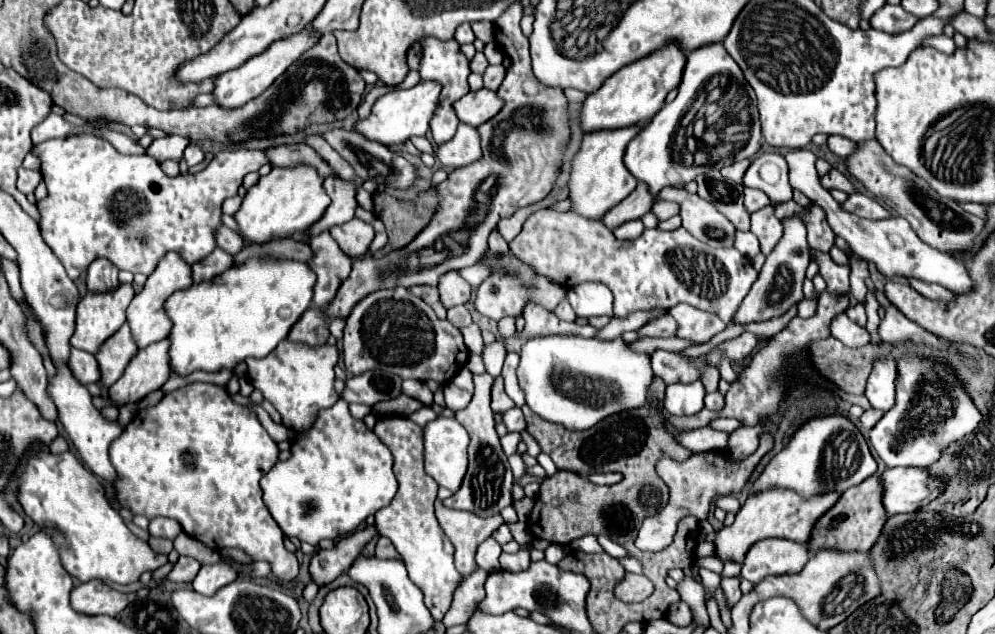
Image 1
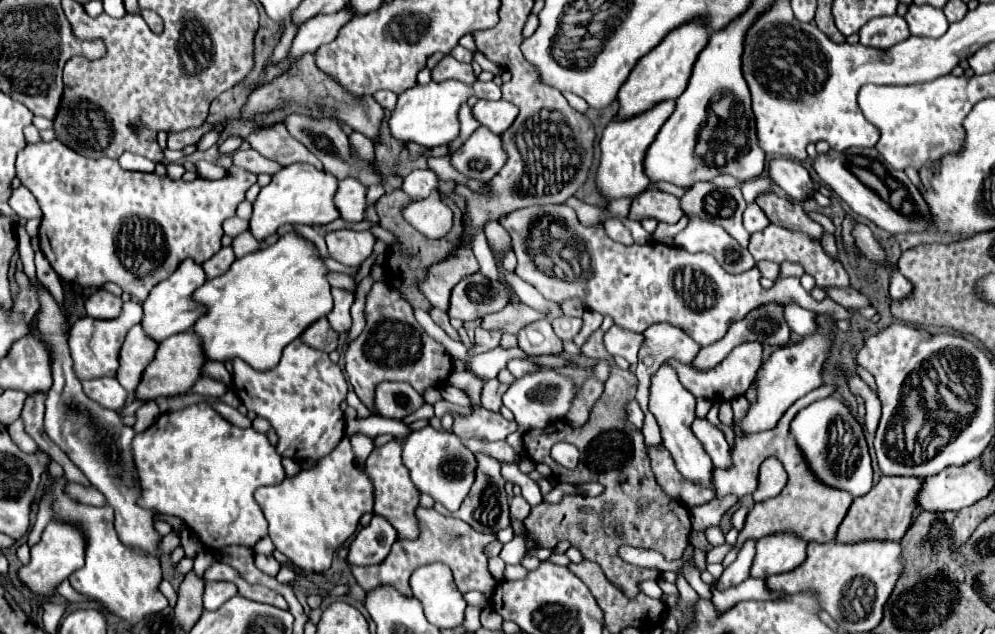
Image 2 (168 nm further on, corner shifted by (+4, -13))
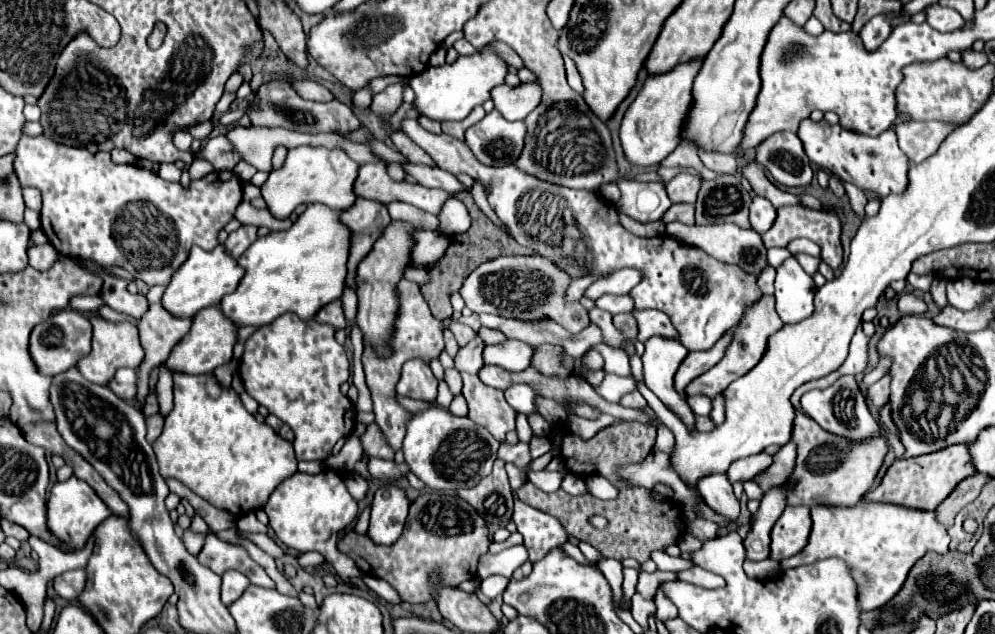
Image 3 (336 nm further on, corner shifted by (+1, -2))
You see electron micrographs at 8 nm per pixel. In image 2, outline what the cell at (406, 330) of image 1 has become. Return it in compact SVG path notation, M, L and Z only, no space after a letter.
M375 282L373 288L367 292L365 296L365 328L363 332L351 340L347 344L347 350L345 350L345 370L347 370L347 376L349 376L349 382L355 390L355 394L359 396L359 400L371 408L371 402L373 402L373 390L379 382L409 382L419 394L425 394L427 388L439 388L443 386L451 372L453 372L453 358L449 356L449 352L443 348L443 344L439 344L437 340L433 340L421 326L419 322L415 320L413 312L411 312L411 306L407 300L401 298L401 294L389 286L387 282Z

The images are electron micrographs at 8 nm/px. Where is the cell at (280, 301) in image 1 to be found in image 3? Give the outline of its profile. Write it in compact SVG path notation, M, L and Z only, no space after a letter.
M308 205L308 209L292 223L286 231L270 231L266 237L258 237L256 243L240 257L240 265L246 269L244 279L240 281L238 289L222 299L222 311L226 317L230 317L238 327L246 325L268 325L276 317L284 313L296 313L302 319L310 319L316 315L320 307L326 303L340 299L344 291L346 281L346 263L348 263L348 251L350 251L352 231L340 221L340 213L332 211L326 205Z

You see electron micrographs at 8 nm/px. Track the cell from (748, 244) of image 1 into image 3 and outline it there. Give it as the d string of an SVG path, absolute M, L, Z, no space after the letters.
M794 257L780 265L776 275L776 313L784 323L798 323L814 313L816 285Z

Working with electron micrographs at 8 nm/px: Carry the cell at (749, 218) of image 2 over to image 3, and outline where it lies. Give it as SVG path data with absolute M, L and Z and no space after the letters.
M754 197L752 205L750 205L750 225L756 233L766 233L772 223L776 219L776 209L768 199L762 197Z

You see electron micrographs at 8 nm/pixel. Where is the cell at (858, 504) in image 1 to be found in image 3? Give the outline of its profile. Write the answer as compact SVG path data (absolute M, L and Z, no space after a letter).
M970 443L950 445L948 449L940 449L936 453L910 457L910 459L898 459L888 473L884 475L882 483L866 493L870 501L888 501L908 507L920 507L920 509L936 509L952 491L954 487L964 481L966 477L974 475L976 467L970 457Z

